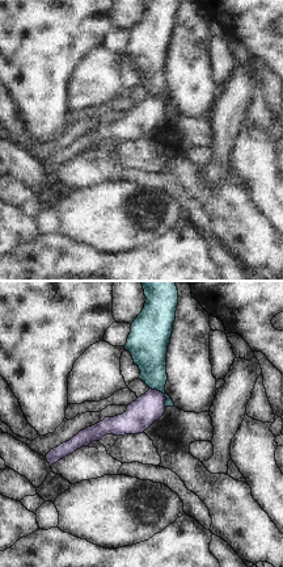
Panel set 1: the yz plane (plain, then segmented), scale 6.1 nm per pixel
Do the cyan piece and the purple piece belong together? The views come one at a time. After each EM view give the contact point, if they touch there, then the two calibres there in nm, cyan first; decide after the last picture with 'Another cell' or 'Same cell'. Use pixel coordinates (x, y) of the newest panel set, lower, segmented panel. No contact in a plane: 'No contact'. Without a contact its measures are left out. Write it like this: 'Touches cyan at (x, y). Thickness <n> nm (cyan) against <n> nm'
Touches cyan at (163, 393). Thickness 200 nm (cyan) against 180 nm.

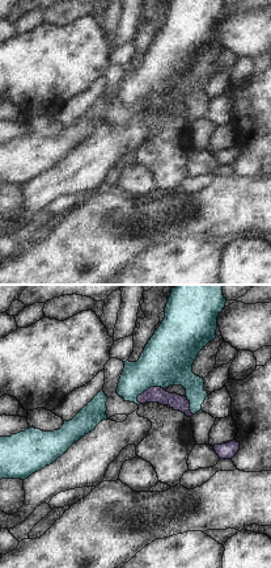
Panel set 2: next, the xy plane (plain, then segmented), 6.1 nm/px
Touches cyan at (148, 387). Thickness 320 nm (cyan) against 100 nm.

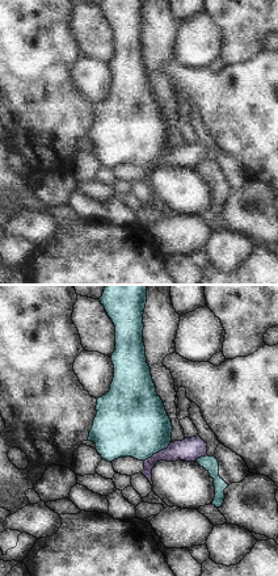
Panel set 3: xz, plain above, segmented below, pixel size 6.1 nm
Touches cyan at (158, 452). Thickness 440 nm (cyan) against 140 nm.

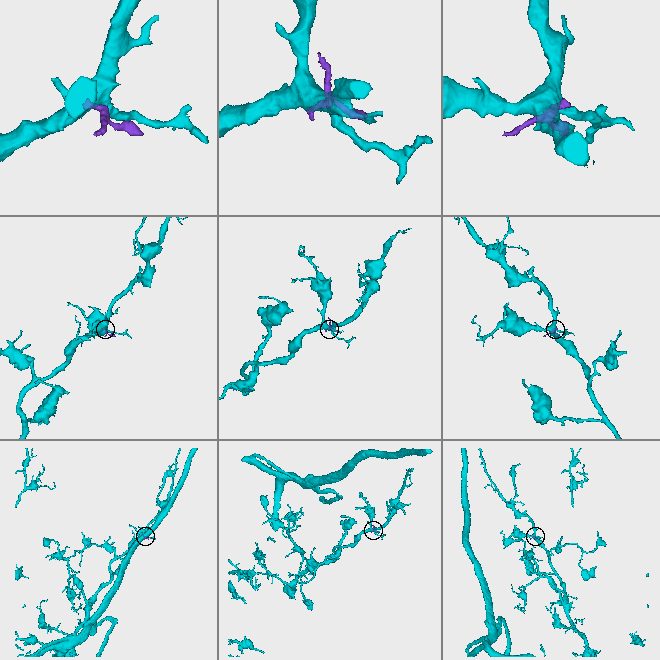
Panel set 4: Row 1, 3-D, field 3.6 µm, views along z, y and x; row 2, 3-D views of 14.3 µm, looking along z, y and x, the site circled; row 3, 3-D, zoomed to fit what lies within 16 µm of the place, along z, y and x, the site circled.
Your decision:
Another cell.

